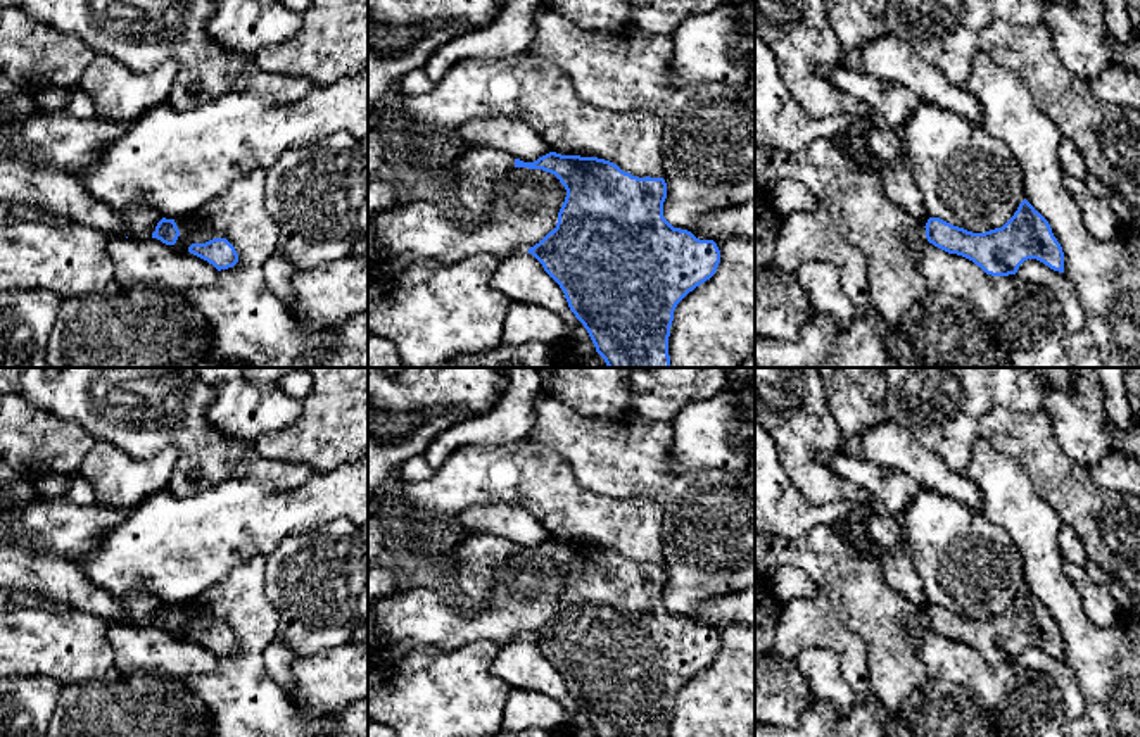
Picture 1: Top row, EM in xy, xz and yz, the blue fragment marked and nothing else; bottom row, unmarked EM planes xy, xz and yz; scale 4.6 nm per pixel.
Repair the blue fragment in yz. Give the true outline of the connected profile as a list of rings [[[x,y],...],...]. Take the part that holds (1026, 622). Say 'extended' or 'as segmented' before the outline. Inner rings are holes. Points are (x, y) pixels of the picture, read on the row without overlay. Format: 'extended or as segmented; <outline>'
as segmented; [[[1026,585],[1002,614],[985,620],[967,618],[940,604],[929,604],[924,614],[929,630],[972,647],[991,663],[1016,661],[1028,646],[1064,659],[1061,630],[1048,608]]]

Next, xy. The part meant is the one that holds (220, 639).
as segmented; [[[212,625],[206,630],[192,630],[188,639],[207,647],[218,658],[233,654],[238,649],[238,640],[226,625]]]

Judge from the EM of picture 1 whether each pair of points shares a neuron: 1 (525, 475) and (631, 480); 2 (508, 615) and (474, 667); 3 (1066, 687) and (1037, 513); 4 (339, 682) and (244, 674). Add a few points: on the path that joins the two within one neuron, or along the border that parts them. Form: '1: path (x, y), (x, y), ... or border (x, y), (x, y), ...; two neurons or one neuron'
1: border (550, 446), (569, 465), (581, 485), (610, 499); two neurons
2: border (500, 644), (489, 639), (474, 639), (451, 651); two neurons
3: border (1064, 658), (1083, 696); two neurons
4: border (287, 692), (315, 717), (323, 715); two neurons

